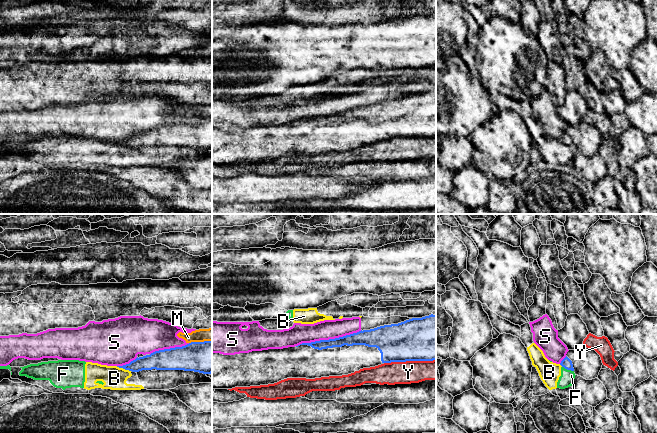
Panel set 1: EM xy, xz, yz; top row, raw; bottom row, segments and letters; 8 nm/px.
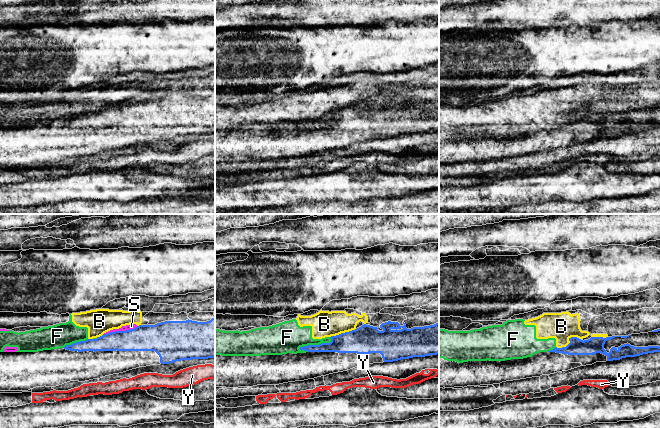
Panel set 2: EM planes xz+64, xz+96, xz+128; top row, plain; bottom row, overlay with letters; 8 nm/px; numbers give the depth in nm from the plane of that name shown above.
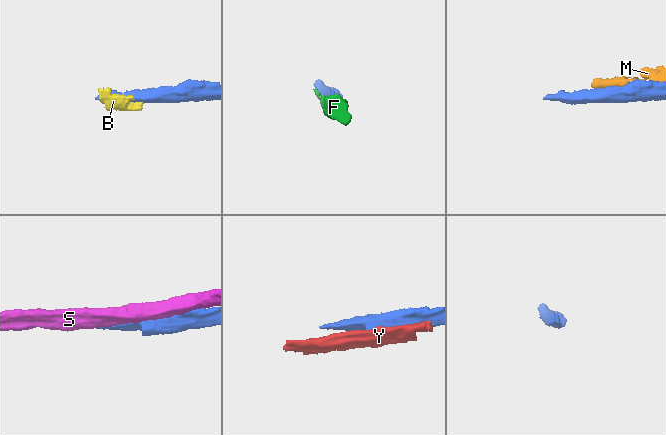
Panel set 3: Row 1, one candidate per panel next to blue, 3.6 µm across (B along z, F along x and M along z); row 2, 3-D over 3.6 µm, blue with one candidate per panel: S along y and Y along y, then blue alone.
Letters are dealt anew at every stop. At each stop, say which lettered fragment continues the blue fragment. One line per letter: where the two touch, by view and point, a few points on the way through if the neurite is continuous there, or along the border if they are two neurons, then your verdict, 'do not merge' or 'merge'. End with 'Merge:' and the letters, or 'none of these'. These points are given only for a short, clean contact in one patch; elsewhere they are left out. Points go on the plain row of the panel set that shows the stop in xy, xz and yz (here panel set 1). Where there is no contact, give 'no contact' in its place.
B: xy (123, 144) | do not merge
F: yz (568, 145) | along yz (562, 142), (573, 147) | do not merge
M: xy (200, 118) | do not merge
S: xz (329, 115) | do not merge
Y: xz (409, 136) | do not merge
Merge: none of these

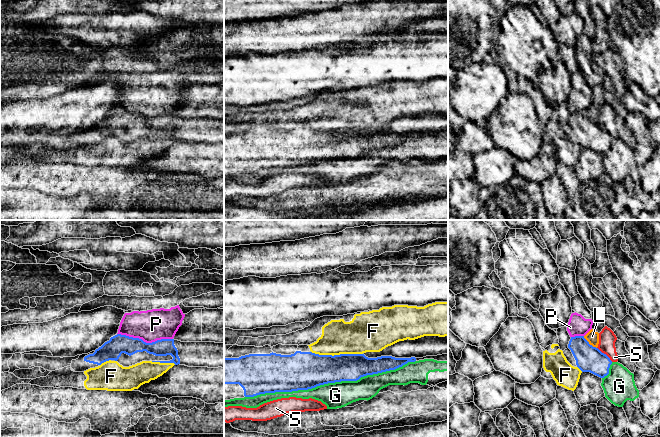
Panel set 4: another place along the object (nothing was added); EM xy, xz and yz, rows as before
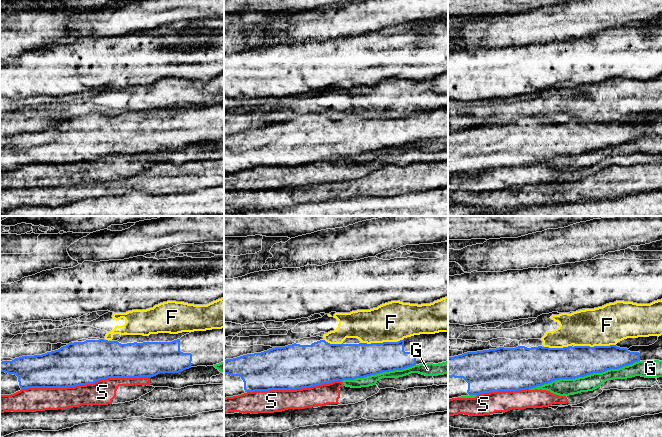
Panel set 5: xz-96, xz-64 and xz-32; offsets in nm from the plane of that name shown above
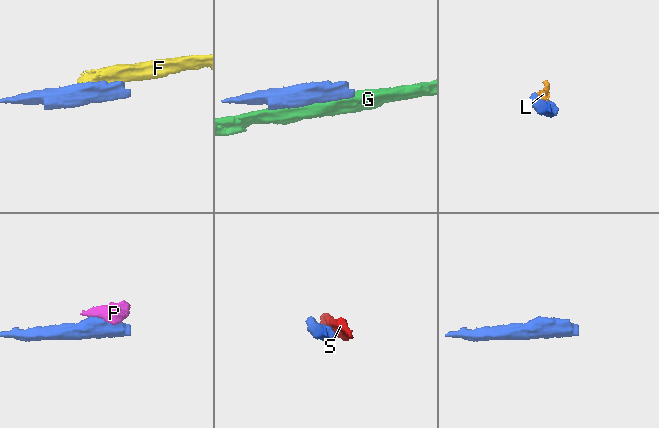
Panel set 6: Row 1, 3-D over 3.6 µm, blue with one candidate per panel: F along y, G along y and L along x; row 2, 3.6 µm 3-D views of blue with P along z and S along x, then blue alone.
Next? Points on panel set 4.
F: xz (337, 131) | do not merge
G: xz (330, 158) | do not merge
L: yz (588, 119) | do not merge
P: xy (145, 118) | along xy (117, 109), (138, 113), (146, 118), (172, 115) | do not merge
S: yz (605, 130) | do not merge
Merge: none of these

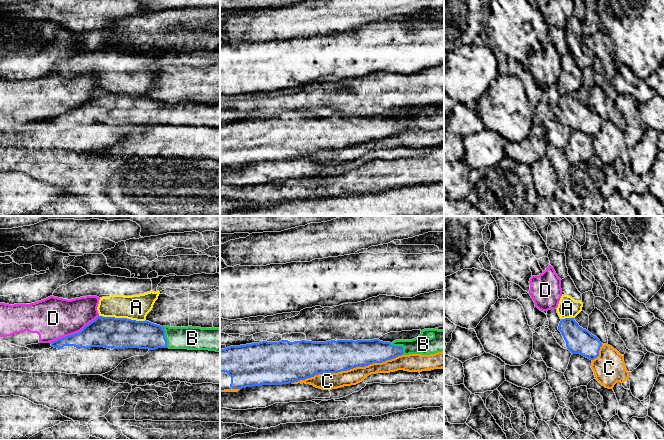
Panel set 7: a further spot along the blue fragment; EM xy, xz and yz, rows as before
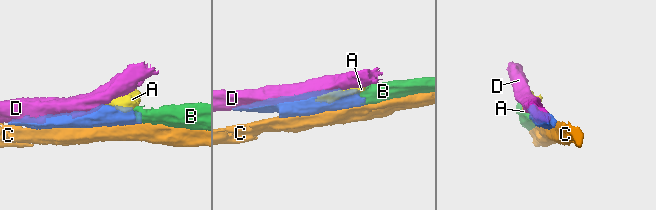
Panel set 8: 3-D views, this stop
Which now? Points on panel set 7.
A: xy (122, 94) | along xy (99, 91), (145, 96) | do not merge
B: xy (164, 113) | across xy (133, 110), (164, 113), (192, 114) | merge
C: xz (347, 145) | do not merge
D: xy (75, 109) | do not merge
Merge: B

